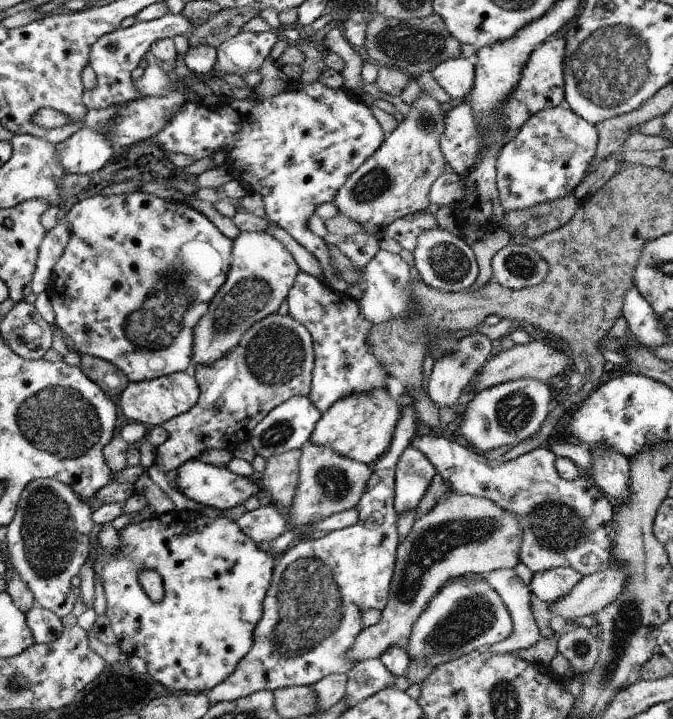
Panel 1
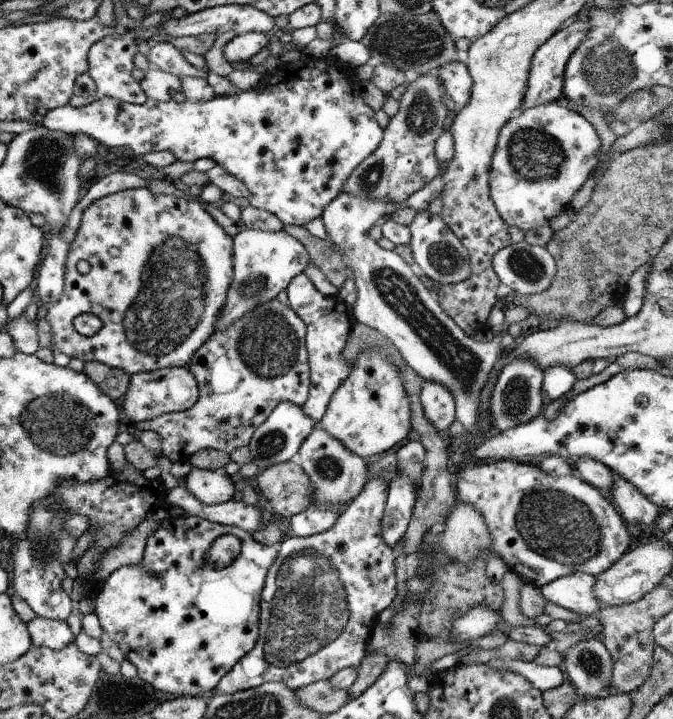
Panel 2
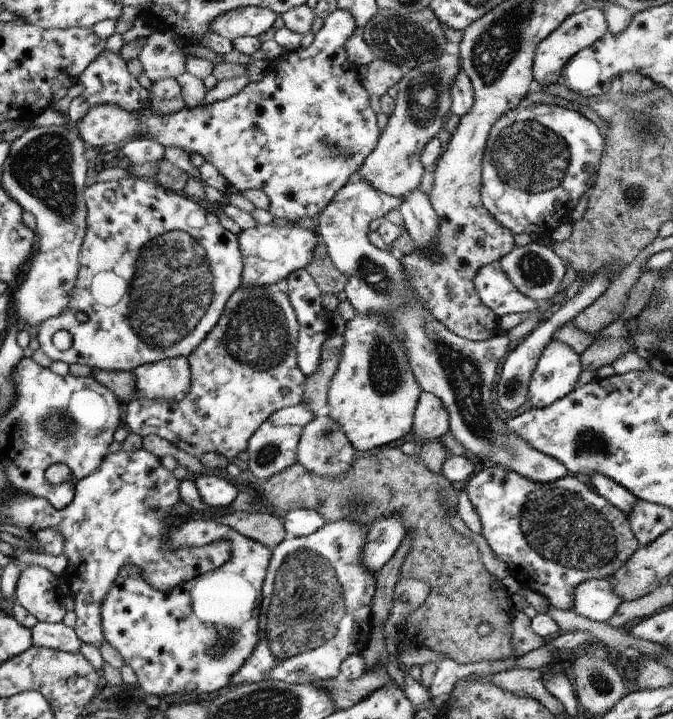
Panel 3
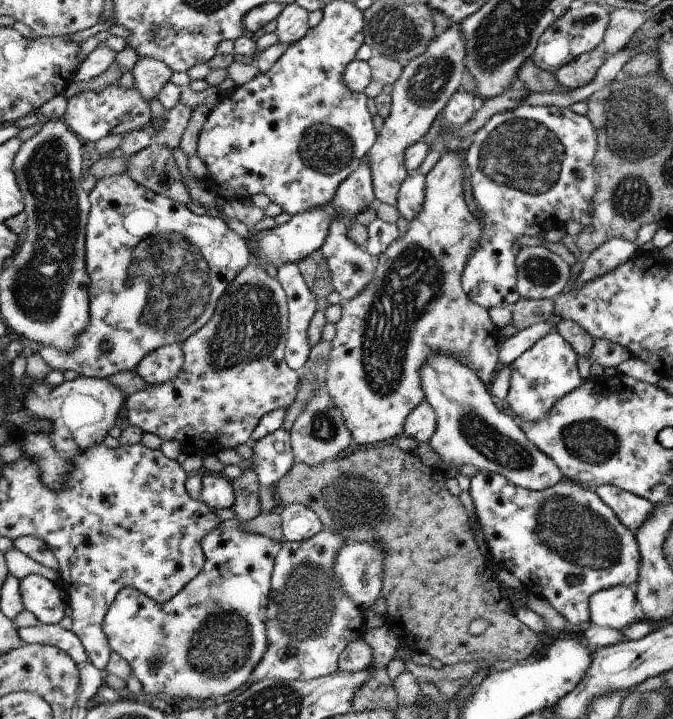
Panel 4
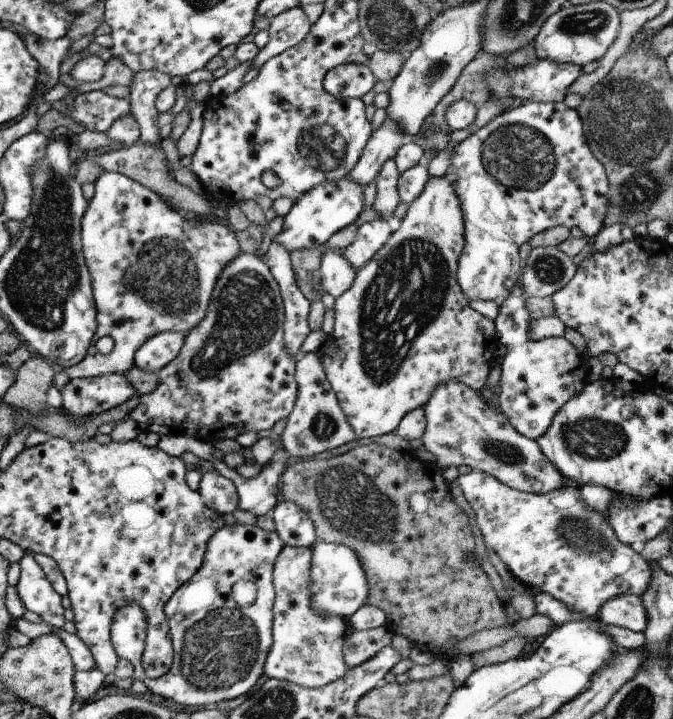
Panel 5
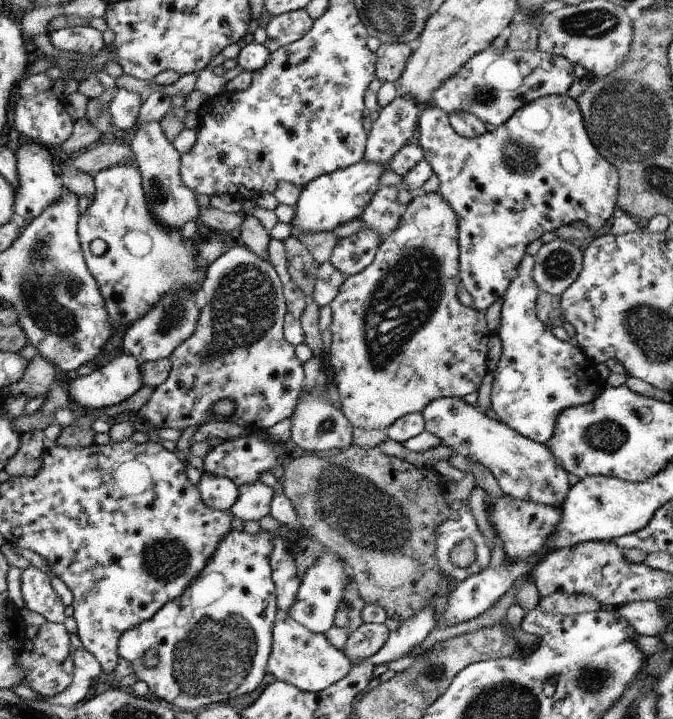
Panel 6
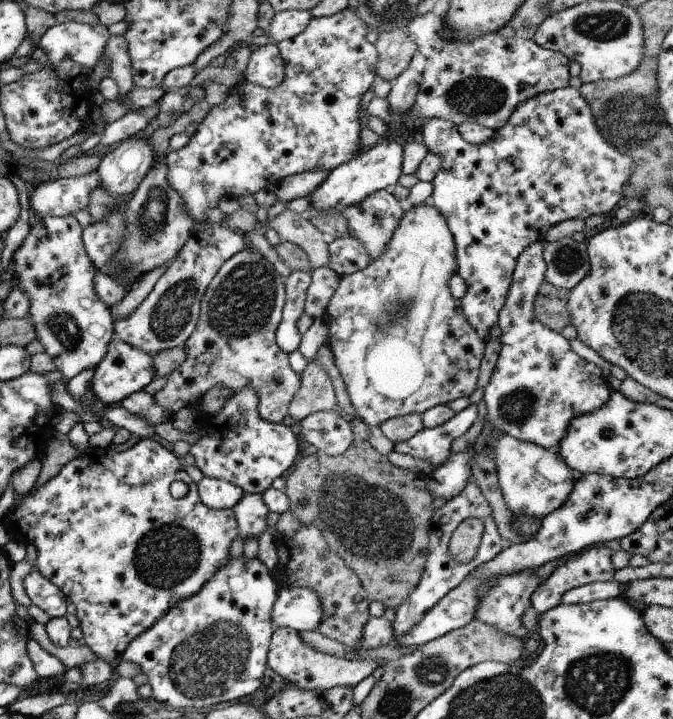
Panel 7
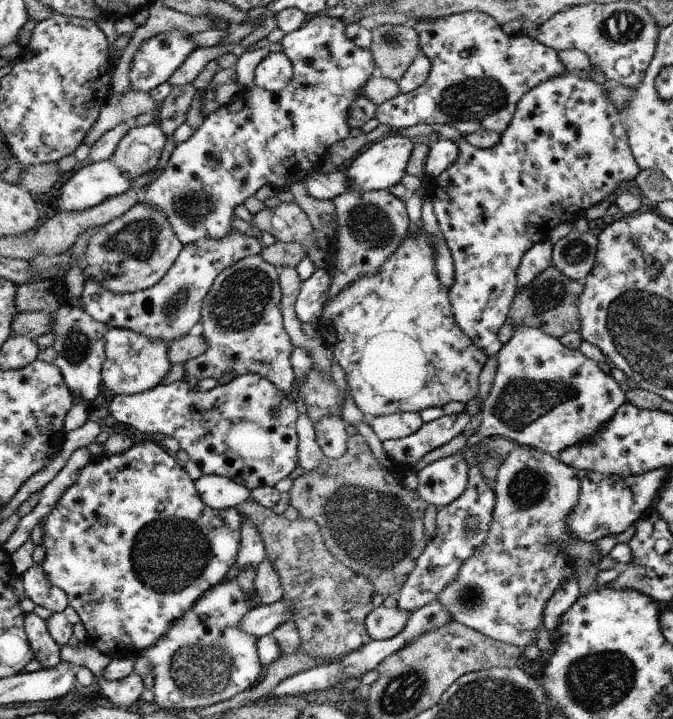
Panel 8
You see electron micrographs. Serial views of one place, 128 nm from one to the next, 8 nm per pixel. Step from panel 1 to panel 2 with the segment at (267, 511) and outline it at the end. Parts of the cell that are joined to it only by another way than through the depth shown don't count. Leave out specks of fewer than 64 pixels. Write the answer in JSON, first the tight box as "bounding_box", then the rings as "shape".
{"bounding_box":[165,482,264,534],"shape":[[[182,482],[170,490],[165,499],[168,504],[183,509],[185,515],[196,516],[212,523],[237,527],[250,534],[264,526],[260,510],[253,505],[248,506],[243,501],[236,502],[234,499],[218,505],[206,505],[199,502]]]}

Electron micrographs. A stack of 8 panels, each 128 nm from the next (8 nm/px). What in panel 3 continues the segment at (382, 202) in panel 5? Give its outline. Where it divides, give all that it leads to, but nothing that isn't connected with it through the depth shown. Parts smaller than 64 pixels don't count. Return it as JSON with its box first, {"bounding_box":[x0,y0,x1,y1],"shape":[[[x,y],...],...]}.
{"bounding_box":[352,52,460,197],"shape":[[[444,52],[432,61],[404,71],[397,83],[395,110],[387,118],[376,148],[364,160],[352,180],[363,179],[375,190],[392,197],[404,197],[420,185],[425,168],[420,163],[419,155],[440,128],[445,126],[444,116],[451,108],[451,89],[460,70],[459,56]]]}

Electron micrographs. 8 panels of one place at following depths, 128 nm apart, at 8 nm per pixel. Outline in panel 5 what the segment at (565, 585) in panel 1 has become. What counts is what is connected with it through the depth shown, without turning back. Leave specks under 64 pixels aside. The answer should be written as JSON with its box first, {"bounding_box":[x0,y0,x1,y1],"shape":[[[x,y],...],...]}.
{"bounding_box":[595,594,649,633],"shape":[[[628,594],[608,600],[595,618],[609,626],[618,626],[642,633],[646,630],[649,622],[641,598]]]}

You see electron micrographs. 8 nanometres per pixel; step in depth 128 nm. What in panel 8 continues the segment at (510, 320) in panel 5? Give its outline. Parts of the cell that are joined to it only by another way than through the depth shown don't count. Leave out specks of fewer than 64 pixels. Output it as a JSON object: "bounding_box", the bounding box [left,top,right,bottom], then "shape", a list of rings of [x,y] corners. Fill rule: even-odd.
{"bounding_box":[416,240,627,508],"shape":[[[546,240],[546,242],[539,242],[539,244],[532,246],[524,253],[516,272],[518,292],[524,290],[526,286],[530,286],[536,276],[540,276],[544,270],[551,266],[552,248],[553,245]],[[516,326],[514,335],[502,345],[498,354],[498,366],[492,389],[481,406],[482,421],[478,431],[467,438],[466,445],[455,454],[439,459],[416,472],[417,492],[428,504],[444,508],[464,494],[468,484],[468,465],[464,452],[479,445],[488,437],[506,437],[520,445],[528,445],[546,454],[557,457],[564,448],[578,446],[594,438],[606,422],[610,421],[616,410],[627,402],[625,392],[601,364],[587,358],[578,349],[562,345],[560,340],[546,332],[530,326]]]}

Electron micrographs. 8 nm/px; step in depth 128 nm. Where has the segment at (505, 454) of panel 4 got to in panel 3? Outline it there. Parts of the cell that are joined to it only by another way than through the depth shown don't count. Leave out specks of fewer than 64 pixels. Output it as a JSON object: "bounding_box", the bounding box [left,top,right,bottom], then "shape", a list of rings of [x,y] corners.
{"bounding_box":[317,179,569,484],"shape":[[[363,179],[351,180],[335,195],[334,201],[318,218],[317,232],[326,246],[329,258],[334,267],[347,279],[344,286],[346,298],[355,309],[355,313],[388,315],[393,321],[392,329],[401,339],[405,347],[409,364],[422,391],[435,395],[444,406],[449,417],[449,432],[458,445],[462,445],[462,453],[475,457],[480,462],[490,461],[506,471],[515,471],[527,480],[549,484],[569,475],[566,468],[554,458],[539,452],[528,445],[518,434],[508,429],[507,422],[498,418],[492,404],[492,389],[498,372],[498,362],[509,353],[510,340],[506,332],[499,331],[486,341],[470,341],[459,338],[437,322],[419,302],[404,281],[400,257],[392,250],[383,251],[373,246],[368,239],[369,224],[377,217],[384,217],[389,210],[398,209],[404,197],[392,197],[375,190]]]}

